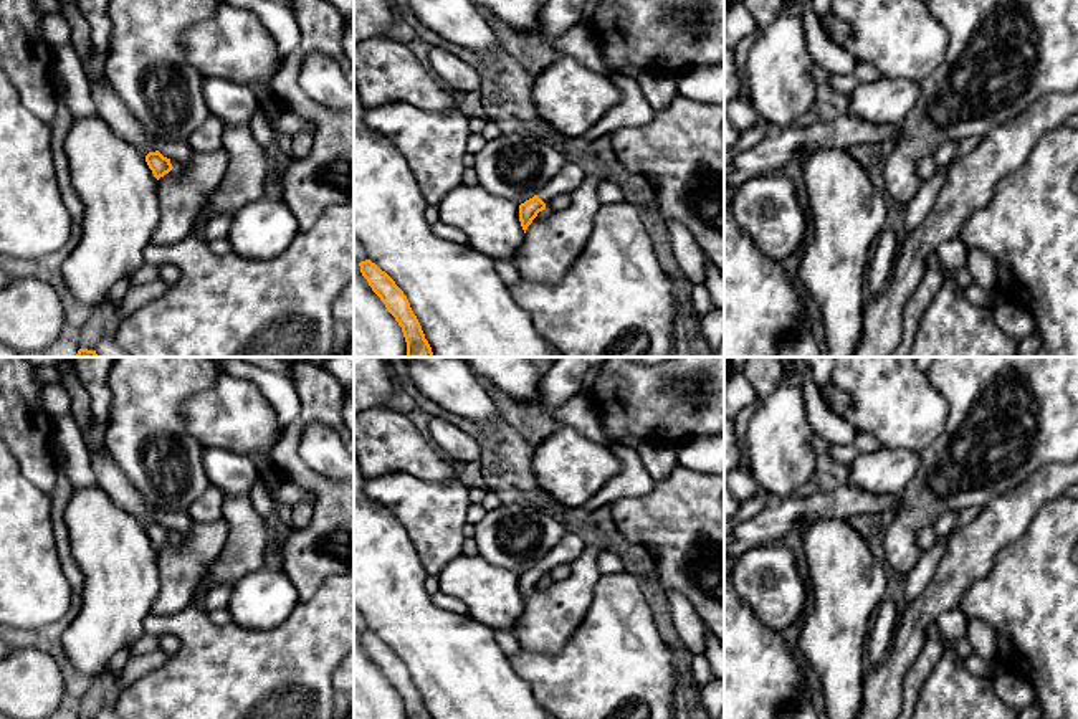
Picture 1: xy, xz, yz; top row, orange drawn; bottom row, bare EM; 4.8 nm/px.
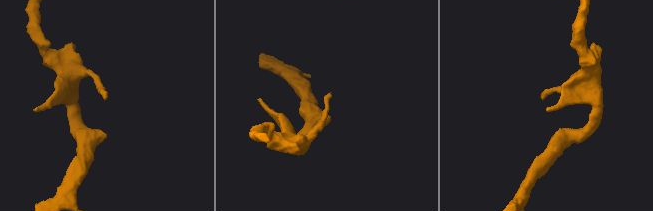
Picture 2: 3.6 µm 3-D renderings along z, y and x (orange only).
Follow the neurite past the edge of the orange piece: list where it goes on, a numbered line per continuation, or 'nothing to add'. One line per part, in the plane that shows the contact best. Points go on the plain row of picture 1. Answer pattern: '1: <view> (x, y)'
1: xz (571, 546)

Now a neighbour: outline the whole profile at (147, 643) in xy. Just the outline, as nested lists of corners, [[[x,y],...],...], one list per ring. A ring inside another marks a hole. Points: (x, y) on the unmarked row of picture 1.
[[[144,633],[132,646],[131,656],[144,656],[159,651],[159,636]]]

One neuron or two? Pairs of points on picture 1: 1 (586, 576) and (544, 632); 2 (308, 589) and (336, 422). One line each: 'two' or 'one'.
1: one
2: one

